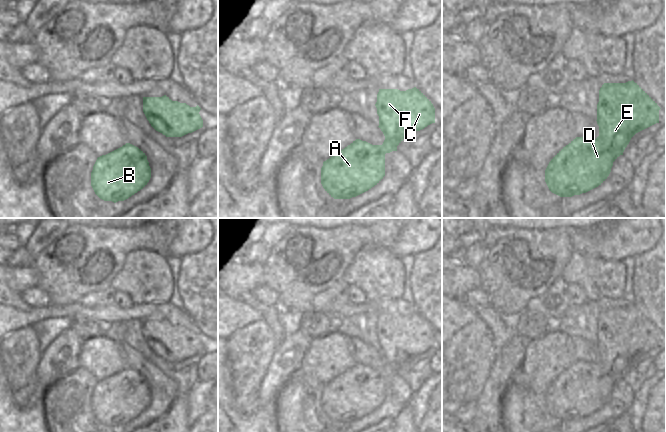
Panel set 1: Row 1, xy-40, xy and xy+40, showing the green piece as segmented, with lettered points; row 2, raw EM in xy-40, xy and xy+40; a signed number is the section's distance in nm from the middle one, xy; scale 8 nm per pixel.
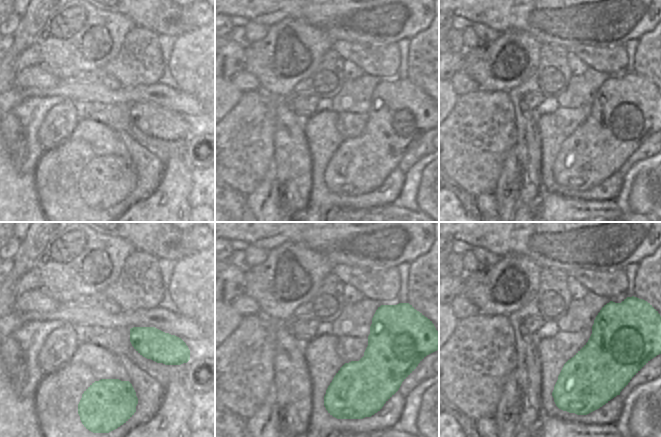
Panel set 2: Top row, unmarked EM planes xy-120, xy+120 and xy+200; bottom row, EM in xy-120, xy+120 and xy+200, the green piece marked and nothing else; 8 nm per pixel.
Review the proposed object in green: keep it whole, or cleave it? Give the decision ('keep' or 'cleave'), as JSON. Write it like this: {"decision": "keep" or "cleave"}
{"decision": "keep"}

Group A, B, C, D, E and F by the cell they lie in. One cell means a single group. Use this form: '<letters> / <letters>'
A B C D E F

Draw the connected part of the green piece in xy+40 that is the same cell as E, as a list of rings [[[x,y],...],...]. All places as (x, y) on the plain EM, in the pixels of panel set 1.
[[[633,304],[626,307],[604,307],[599,314],[597,348],[599,360],[596,363],[576,361],[563,371],[549,386],[545,394],[545,406],[549,414],[560,421],[572,421],[586,417],[601,409],[609,400],[613,386],[620,380],[631,362],[638,356],[659,347],[657,327]]]

